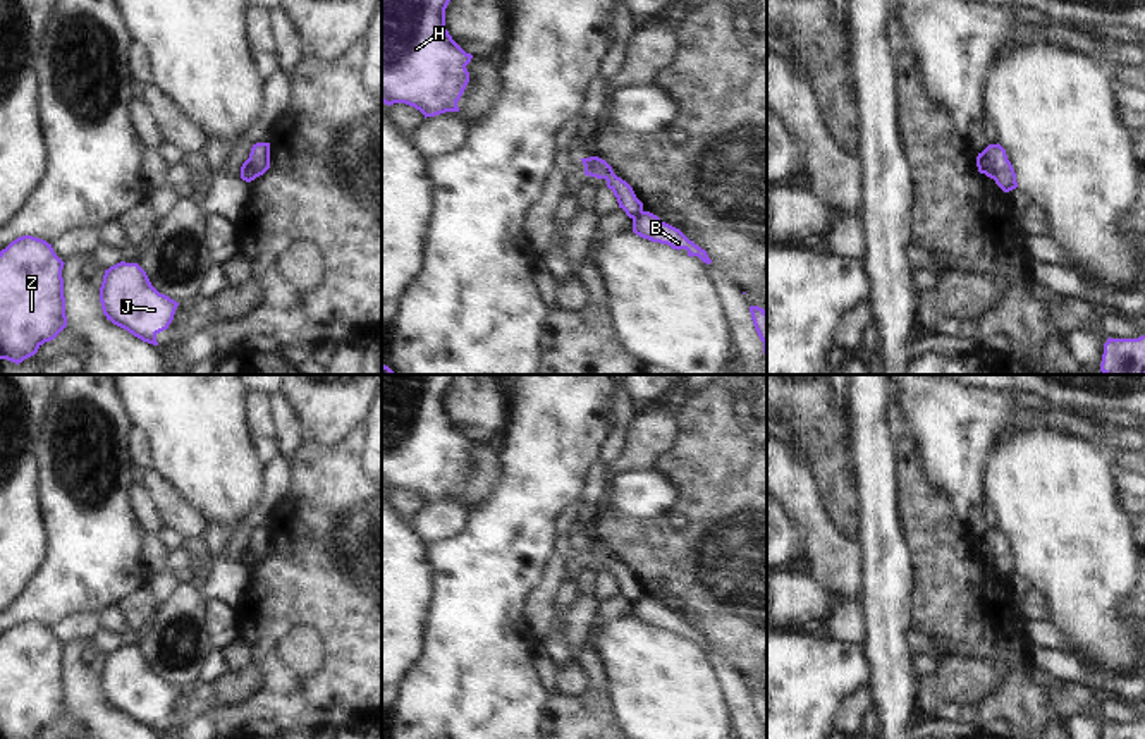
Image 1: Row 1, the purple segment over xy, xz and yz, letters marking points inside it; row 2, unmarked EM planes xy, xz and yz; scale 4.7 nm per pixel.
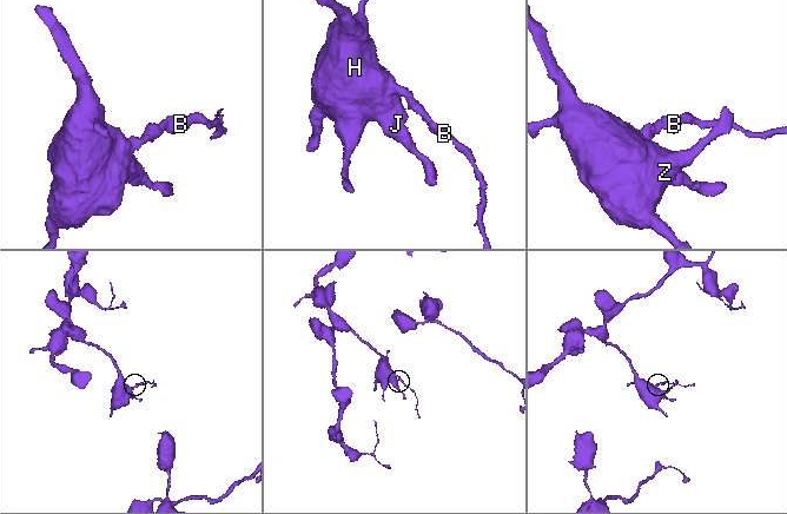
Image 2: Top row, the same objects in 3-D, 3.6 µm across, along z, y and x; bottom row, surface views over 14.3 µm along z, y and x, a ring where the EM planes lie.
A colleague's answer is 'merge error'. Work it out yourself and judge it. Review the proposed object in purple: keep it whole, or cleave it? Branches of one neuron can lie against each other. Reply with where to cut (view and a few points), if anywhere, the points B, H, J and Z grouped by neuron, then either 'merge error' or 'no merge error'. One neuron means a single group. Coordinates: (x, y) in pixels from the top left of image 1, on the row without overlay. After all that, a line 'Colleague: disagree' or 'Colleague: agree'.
cut yz (980, 538), (987, 545), (992, 562); groups B / H J Z; merge error
Colleague: agree

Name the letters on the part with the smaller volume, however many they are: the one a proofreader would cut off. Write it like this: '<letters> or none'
B.

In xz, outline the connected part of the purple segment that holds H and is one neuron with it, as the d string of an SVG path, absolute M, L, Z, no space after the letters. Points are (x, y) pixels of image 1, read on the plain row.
M382 375L382 486L406 488L425 504L459 497L473 440L466 438L445 414L445 394L454 375Z

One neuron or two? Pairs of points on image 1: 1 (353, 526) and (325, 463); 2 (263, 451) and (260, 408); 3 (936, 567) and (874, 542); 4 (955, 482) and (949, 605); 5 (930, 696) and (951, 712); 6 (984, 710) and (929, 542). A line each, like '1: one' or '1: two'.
1: one
2: one
3: two
4: two
5: two
6: one

